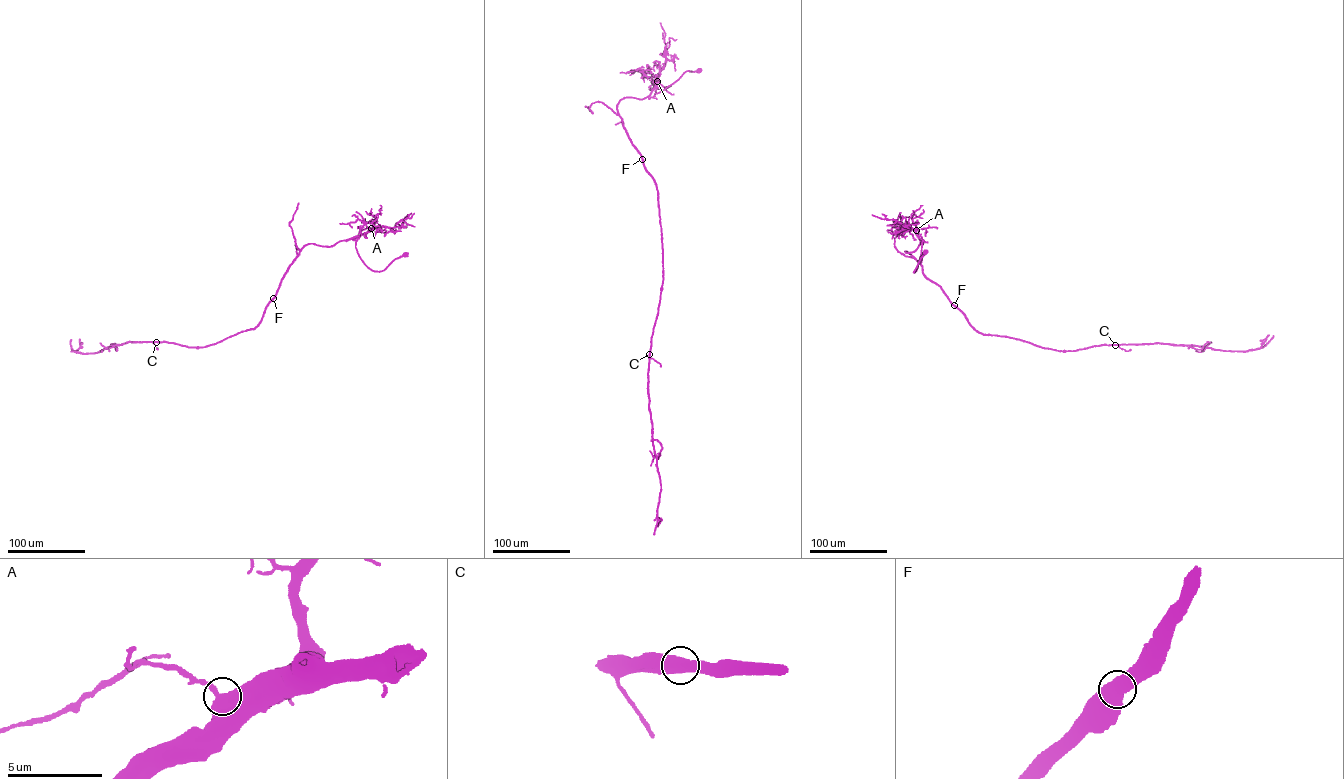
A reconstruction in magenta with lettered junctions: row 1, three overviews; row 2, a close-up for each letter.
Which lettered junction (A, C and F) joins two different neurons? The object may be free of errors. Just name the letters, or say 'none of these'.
none of these

